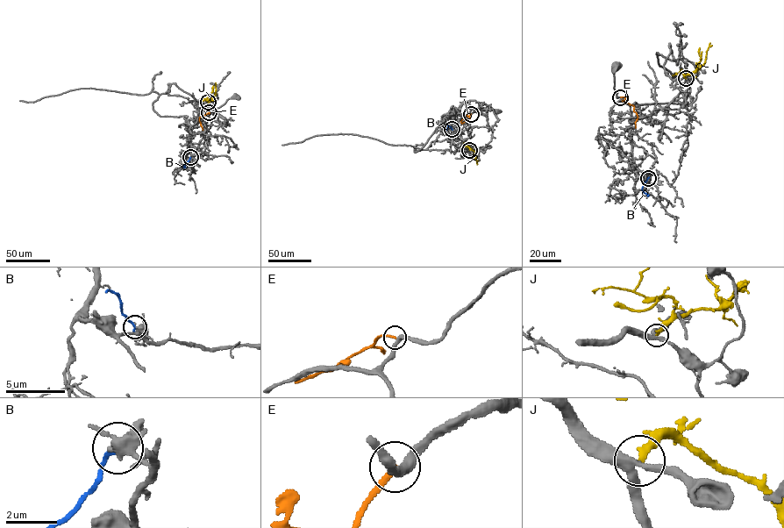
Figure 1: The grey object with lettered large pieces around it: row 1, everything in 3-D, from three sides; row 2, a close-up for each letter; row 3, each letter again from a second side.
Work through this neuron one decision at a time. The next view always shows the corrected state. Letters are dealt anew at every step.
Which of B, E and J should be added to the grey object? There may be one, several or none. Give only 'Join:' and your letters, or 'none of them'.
Join: none of them

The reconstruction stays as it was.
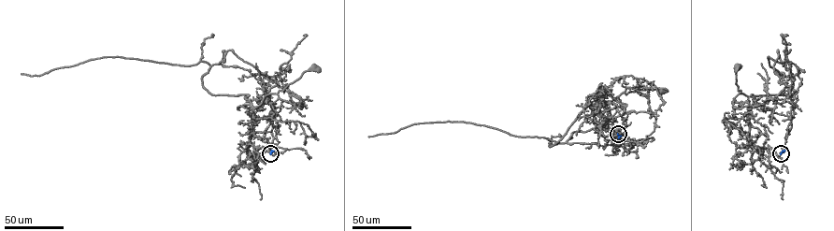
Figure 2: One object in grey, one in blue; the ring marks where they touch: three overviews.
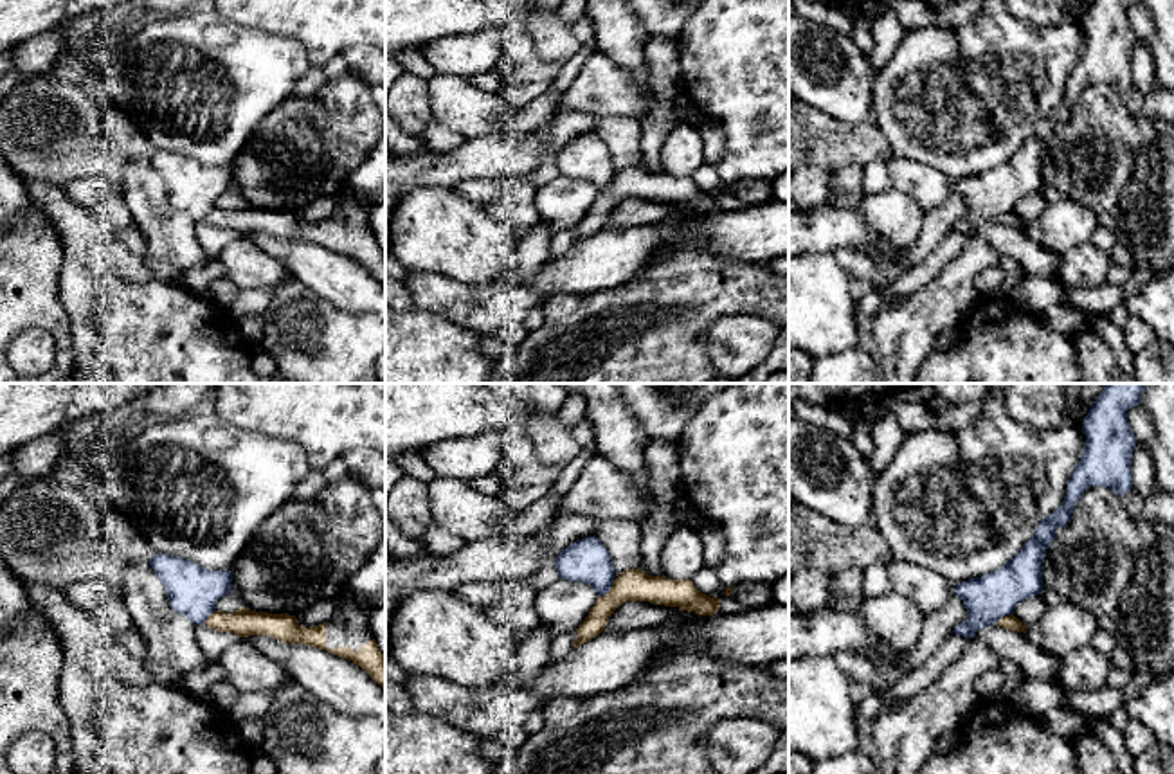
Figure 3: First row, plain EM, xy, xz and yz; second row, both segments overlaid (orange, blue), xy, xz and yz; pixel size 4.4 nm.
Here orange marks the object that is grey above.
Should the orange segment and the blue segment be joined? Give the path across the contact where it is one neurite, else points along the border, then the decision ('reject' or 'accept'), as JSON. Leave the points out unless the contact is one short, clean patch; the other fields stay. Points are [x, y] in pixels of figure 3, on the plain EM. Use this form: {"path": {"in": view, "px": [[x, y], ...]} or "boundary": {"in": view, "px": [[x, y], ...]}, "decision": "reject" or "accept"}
{"boundary": {"in": "xz", "px": [[614, 177], [600, 193]]}, "decision": "reject"}

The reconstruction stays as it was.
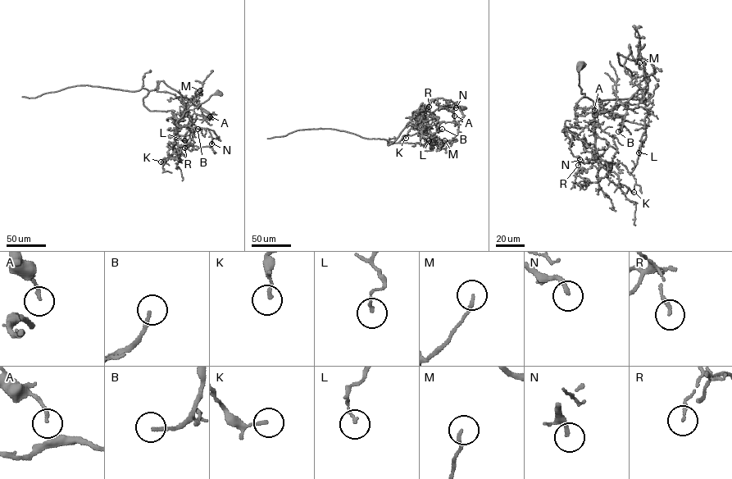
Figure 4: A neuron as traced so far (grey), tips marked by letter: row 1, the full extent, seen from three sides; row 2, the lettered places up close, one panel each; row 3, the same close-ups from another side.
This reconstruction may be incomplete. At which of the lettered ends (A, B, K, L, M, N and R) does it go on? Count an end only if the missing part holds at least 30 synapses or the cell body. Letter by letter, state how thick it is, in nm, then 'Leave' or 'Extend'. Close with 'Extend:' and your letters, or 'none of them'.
A: Thickness 90 nm. Leave
B: Thickness 170 nm. Extend
K: Thickness 150 nm. Leave
L: Thickness 110 nm. Leave
M: Thickness 140 nm. Leave
N: Thickness 190 nm. Leave
R: Thickness 160 nm. Leave
Extend: B

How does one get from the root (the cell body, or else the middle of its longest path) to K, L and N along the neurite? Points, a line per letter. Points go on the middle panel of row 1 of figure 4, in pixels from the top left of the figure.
K: (461, 107), (445, 107), (436, 109), (428, 116), (422, 115), (419, 124), (410, 129), (406, 138)
L: (461, 107), (445, 107), (422, 115), (435, 143), (429, 140)
N: (461, 107), (445, 107), (421, 116), (421, 111), (434, 98), (456, 102), (456, 107)

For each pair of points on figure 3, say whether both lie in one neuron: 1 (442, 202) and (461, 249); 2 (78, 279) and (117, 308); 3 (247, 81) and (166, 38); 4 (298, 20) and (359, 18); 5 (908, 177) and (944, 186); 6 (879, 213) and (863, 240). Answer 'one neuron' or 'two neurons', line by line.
1: one neuron
2: two neurons
3: one neuron
4: one neuron
5: one neuron
6: two neurons

